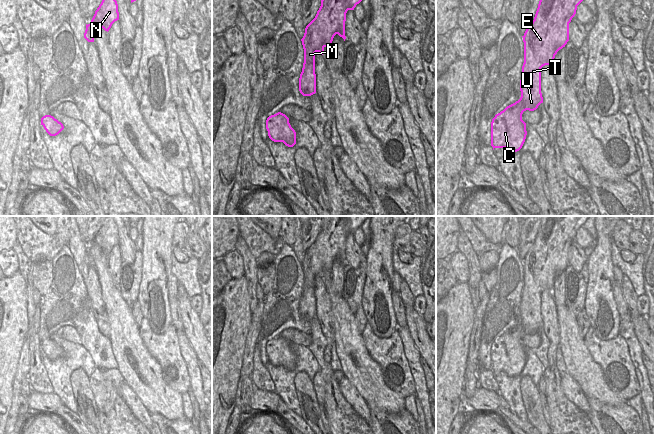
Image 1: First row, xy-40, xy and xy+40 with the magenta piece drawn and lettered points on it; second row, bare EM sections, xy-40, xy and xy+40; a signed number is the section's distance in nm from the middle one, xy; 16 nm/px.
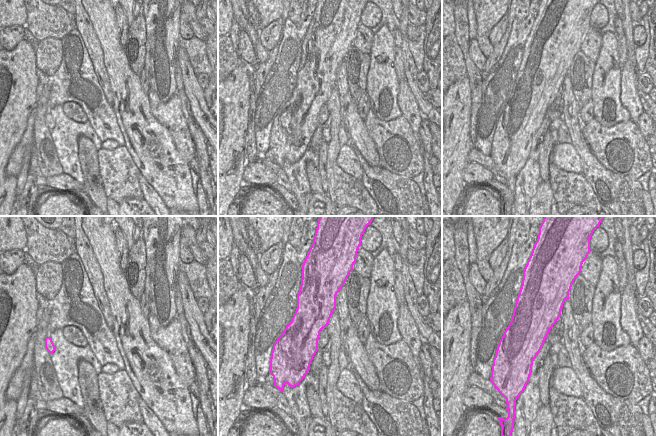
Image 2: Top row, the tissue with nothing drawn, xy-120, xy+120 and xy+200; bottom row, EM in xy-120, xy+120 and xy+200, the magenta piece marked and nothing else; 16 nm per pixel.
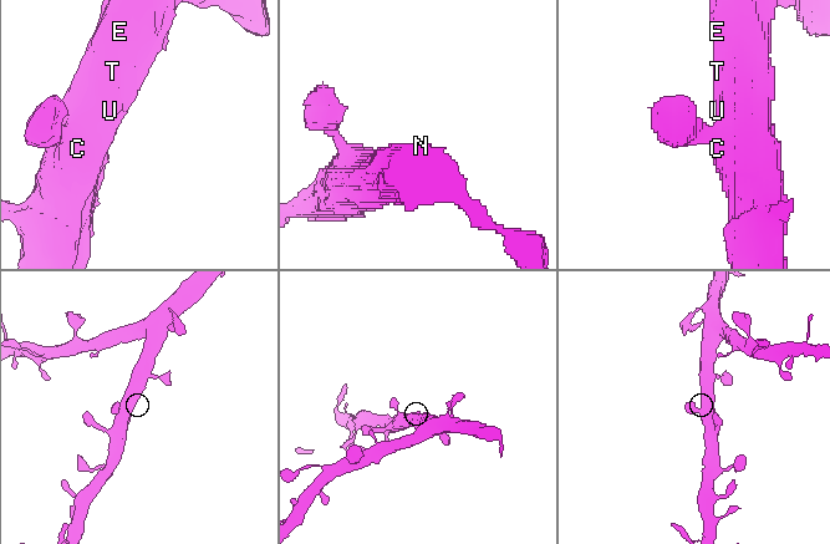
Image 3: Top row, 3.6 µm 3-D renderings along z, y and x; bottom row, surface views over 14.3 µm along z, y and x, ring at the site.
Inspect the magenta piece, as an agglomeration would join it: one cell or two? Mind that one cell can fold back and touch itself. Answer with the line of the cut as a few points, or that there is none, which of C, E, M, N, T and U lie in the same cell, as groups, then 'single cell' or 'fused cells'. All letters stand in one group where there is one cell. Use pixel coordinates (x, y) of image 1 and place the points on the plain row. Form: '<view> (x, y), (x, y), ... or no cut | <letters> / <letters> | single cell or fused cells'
no cut | C E M N T U | single cell

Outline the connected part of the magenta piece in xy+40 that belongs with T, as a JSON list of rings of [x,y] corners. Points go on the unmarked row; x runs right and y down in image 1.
[[[542,216],[541,223],[532,247],[523,261],[524,287],[522,290],[520,315],[521,321],[496,338],[491,346],[491,370],[505,372],[508,376],[519,375],[526,363],[526,347],[522,344],[524,335],[534,335],[543,327],[541,317],[541,292],[553,289],[557,276],[569,265],[569,247],[576,238],[577,230],[590,216]]]

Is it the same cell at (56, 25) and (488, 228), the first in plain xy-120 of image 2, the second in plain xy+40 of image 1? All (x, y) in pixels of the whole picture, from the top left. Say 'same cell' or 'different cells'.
different cells

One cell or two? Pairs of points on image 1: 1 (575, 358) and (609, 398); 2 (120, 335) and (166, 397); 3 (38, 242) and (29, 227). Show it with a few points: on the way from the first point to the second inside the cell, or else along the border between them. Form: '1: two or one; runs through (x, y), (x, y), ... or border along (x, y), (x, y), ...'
1: one; runs through (582, 368), (599, 388)
2: one; runs through (132, 350), (139, 361), (140, 370), (151, 382)
3: one; runs through (34, 238), (29, 231)

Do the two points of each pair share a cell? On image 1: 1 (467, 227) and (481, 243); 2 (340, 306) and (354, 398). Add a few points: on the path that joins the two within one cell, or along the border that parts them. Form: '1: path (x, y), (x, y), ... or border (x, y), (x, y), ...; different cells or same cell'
1: path (471, 231), (478, 239); same cell
2: border (345, 376), (366, 404); different cells

